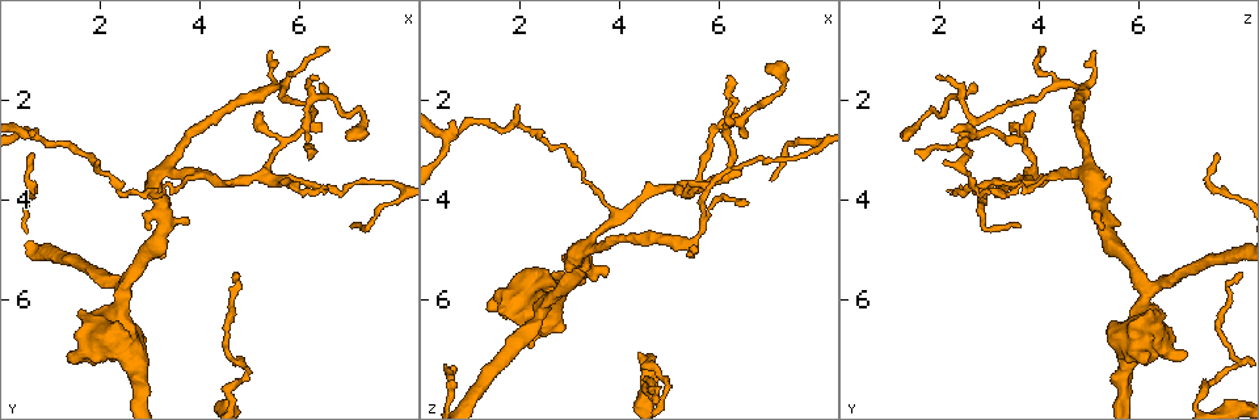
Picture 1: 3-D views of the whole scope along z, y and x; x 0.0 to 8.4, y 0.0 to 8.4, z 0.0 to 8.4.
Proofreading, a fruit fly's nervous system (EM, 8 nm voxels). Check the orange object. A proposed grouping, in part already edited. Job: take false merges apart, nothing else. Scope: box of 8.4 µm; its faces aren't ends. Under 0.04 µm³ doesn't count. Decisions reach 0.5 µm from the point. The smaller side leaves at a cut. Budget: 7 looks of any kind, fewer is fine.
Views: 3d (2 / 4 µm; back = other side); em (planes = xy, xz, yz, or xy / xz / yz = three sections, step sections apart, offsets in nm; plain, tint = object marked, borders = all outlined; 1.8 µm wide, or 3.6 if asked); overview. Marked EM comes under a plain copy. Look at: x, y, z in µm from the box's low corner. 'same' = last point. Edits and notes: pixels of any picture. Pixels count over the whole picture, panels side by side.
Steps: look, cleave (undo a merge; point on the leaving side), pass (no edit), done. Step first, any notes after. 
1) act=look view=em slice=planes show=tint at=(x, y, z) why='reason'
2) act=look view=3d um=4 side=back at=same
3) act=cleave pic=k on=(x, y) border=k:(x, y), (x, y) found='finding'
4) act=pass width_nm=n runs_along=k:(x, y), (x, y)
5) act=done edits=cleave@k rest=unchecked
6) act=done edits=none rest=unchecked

act=look view=em slice=yz step=8 show=tint at=(3.15, 3.45, 5.05) why='three arms meet'

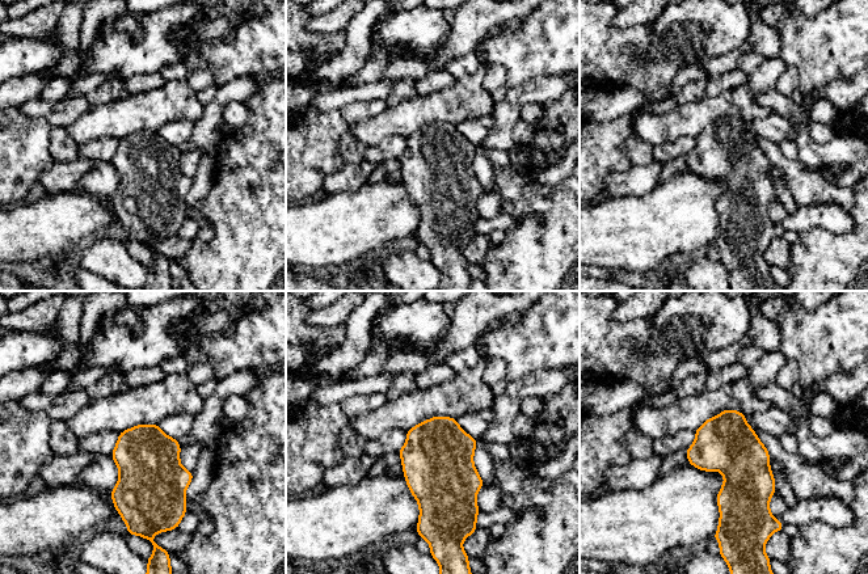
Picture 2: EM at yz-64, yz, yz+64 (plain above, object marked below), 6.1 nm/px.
act=look view=em slice=planes show=tint at=same why='cut it another way'

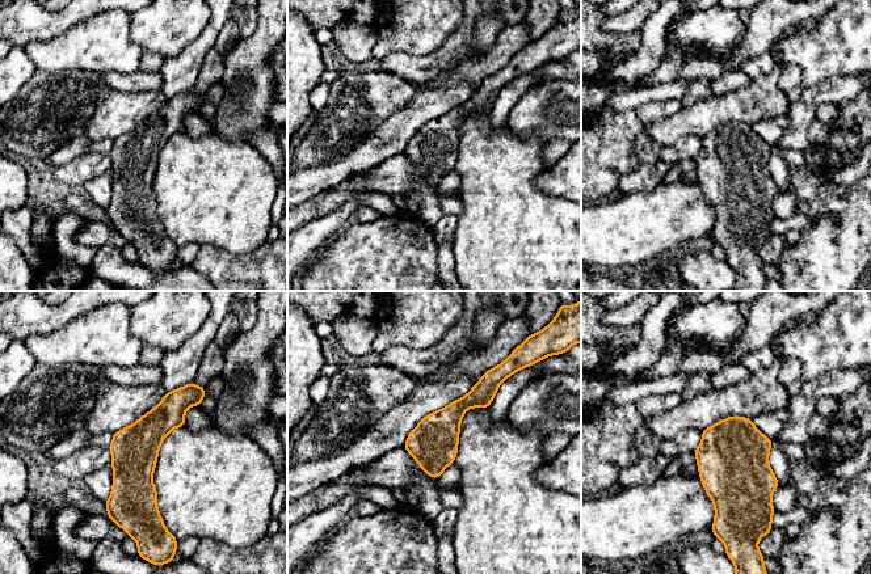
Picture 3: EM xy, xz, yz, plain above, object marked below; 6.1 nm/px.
act=pass runs_along=3:(201, 389), (135, 447), (134, 516) found='continuous, no second neuron'

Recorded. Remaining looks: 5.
act=look view=3d um=4 at=(2.30, 6.25, 6.10) why='sharp bend'

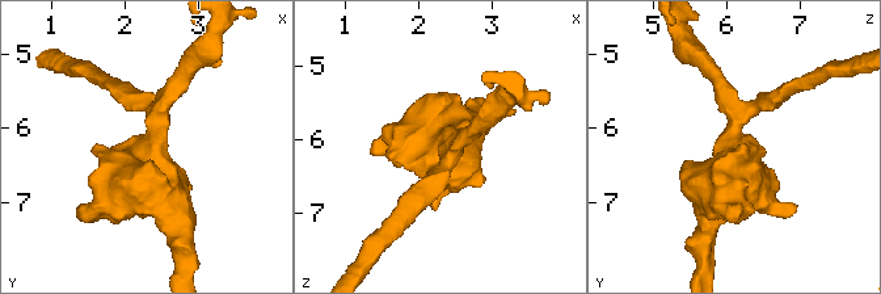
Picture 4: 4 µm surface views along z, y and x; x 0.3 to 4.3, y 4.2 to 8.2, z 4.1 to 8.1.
act=look view=em um=3.6 slice=planes show=tint at=(2.30, 6.25, 6.10)

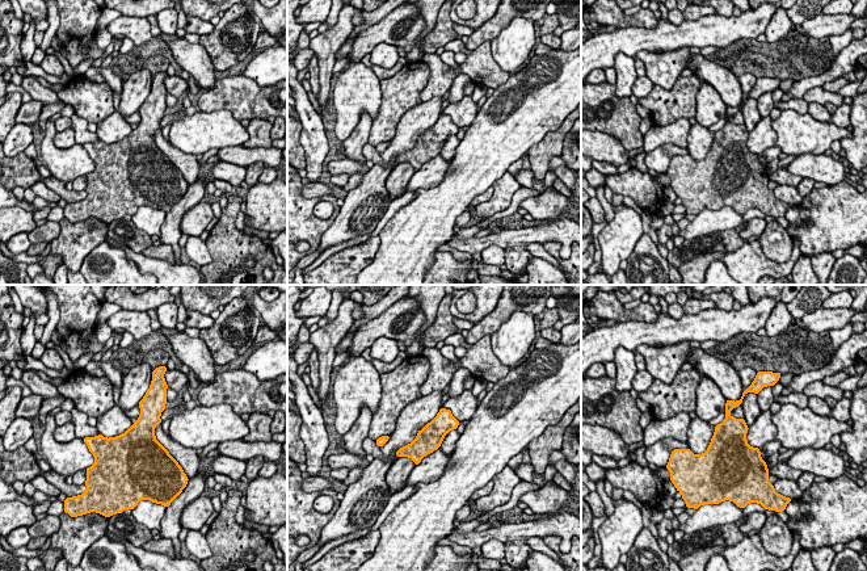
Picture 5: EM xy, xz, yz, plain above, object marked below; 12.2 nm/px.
act=pass width_nm=320 found='all the same neuron'

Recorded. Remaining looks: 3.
act=look view=em slice=yz step=8 show=tint at=(0.60, 2.70, 2.75) why='a fork'

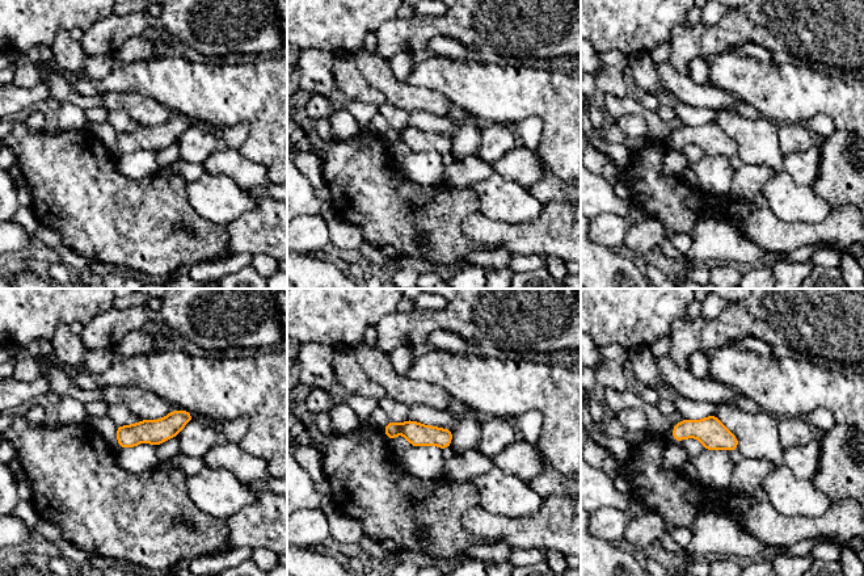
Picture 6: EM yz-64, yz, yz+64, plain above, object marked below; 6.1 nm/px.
act=look view=em slice=planes show=tint at=same why='another direction'

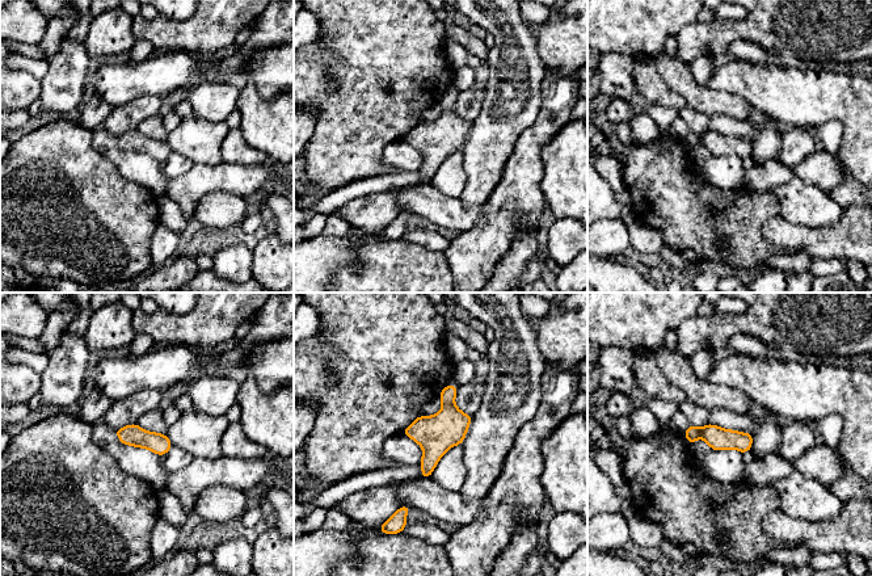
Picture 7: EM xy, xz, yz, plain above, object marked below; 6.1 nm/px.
act=pass found='one neuron here'

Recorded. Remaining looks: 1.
act=done edits=none rest=unchecked

